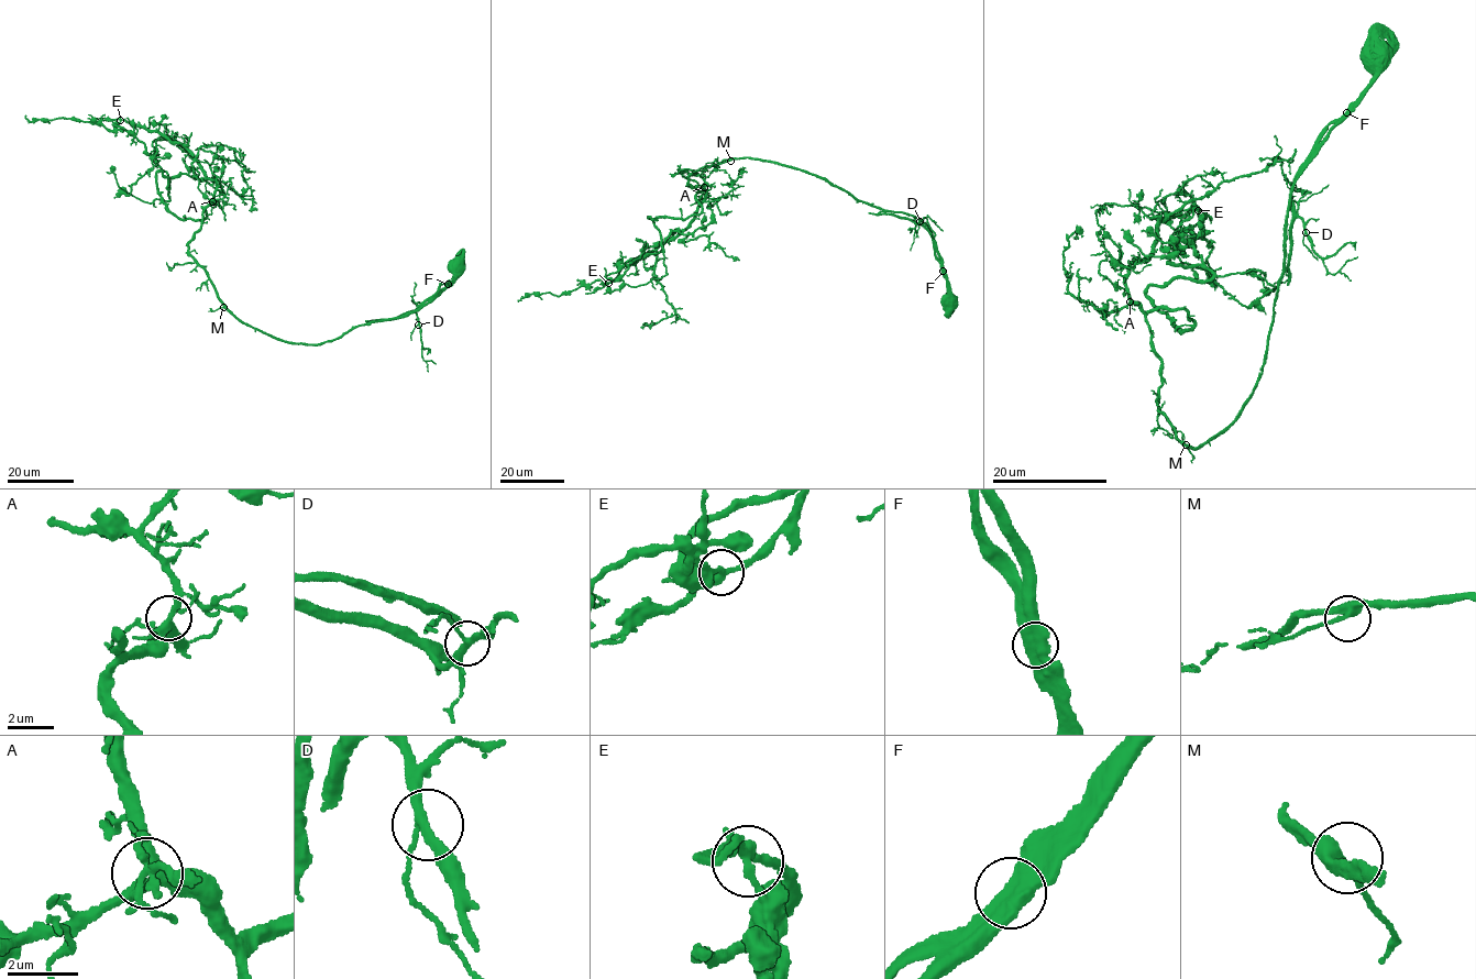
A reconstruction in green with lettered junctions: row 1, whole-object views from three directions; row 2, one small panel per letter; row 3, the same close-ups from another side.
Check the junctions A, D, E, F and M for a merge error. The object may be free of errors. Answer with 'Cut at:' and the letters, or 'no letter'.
Cut at: F

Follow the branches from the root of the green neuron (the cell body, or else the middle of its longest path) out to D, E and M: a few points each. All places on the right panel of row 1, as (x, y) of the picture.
D: (1376, 56), (1374, 83), (1329, 134), (1295, 183), (1292, 206), (1306, 232)
E: (1376, 56), (1295, 179), (1259, 377), (1192, 450), (1160, 411), (1161, 363), (1126, 274), (1158, 218), (1198, 210)
M: (1376, 56), (1374, 83), (1363, 99), (1295, 179), (1288, 259), (1259, 377), (1225, 431), (1200, 449), (1186, 444)

